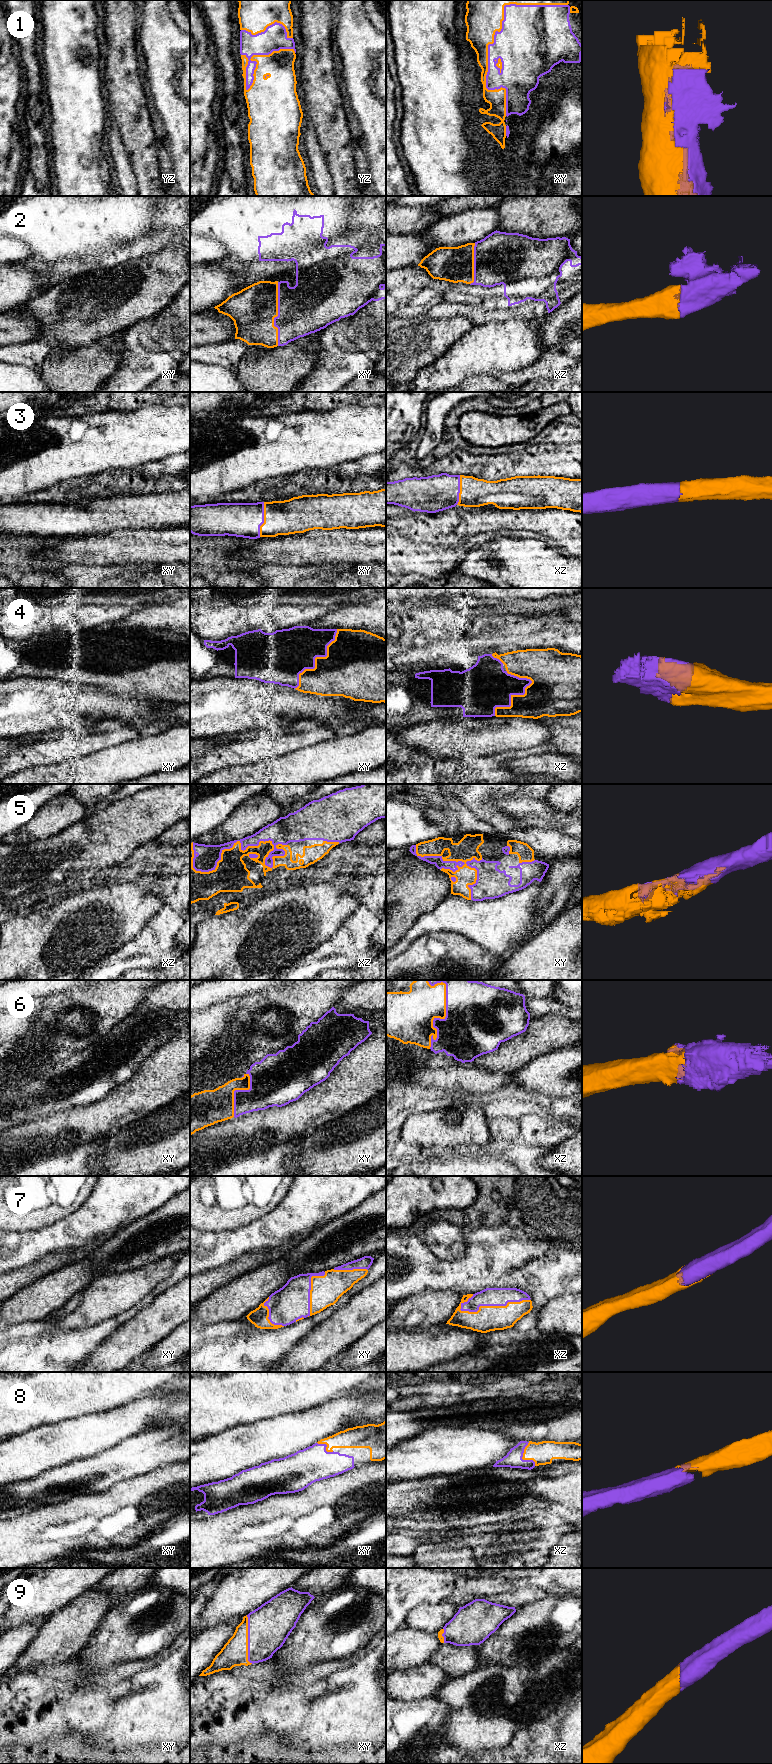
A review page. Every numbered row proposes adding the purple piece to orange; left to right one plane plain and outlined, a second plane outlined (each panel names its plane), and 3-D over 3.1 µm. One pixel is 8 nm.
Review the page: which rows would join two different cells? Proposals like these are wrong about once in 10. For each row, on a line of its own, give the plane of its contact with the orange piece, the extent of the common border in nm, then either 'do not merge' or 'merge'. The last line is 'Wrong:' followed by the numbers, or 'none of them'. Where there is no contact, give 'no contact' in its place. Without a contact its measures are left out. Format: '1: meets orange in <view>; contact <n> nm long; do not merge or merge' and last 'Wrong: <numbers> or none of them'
1: meets orange in xy; contact 1000 nm long; merge
2: meets orange in xy; contact 500 nm long; merge
3: meets orange in xy; contact 280 nm long; merge
4: meets orange in xz; contact 420 nm long; merge
5: meets orange in xz; contact 800 nm long; merge
6: meets orange in xz; contact 550 nm long; merge
7: meets orange in xz; contact 550 nm long; merge
8: meets orange in xz; contact 200 nm long; merge
9: meets orange in xy; contact 400 nm long; merge
Wrong: none of them

